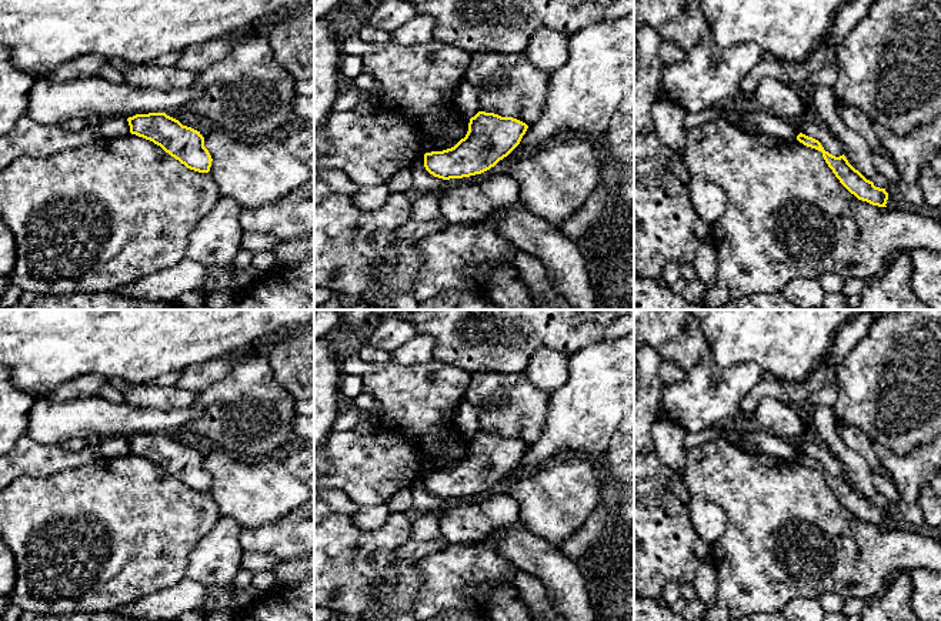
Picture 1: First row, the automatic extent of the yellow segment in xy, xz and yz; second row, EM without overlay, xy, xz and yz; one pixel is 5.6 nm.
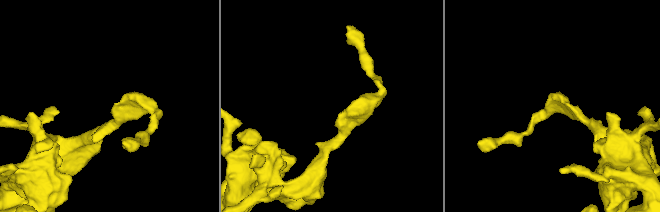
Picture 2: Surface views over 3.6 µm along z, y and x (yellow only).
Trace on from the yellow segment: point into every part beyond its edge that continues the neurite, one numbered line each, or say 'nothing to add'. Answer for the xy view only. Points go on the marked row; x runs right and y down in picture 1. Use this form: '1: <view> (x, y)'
nothing to add

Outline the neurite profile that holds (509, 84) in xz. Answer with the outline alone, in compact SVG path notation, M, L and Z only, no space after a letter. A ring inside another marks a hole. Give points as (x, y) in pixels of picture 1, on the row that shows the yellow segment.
M477 51L470 56L464 80L478 91L480 111L513 117L528 127L540 117L550 90L550 74L537 69L527 53Z

